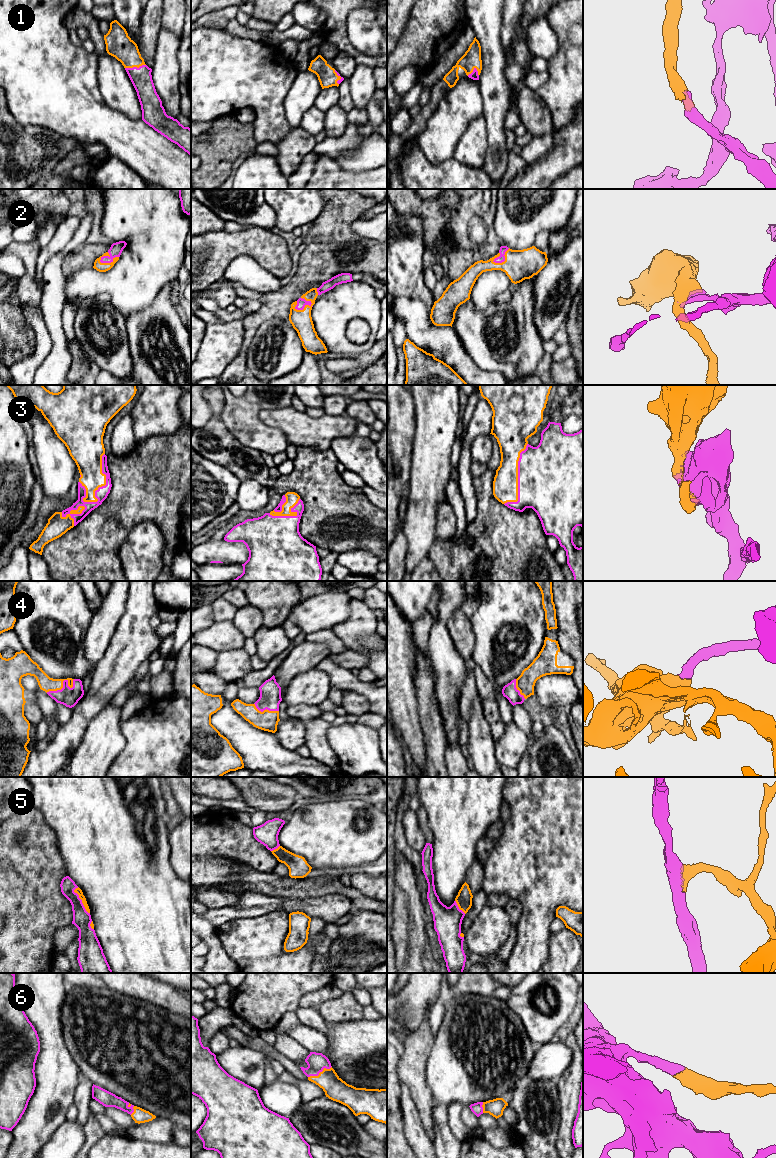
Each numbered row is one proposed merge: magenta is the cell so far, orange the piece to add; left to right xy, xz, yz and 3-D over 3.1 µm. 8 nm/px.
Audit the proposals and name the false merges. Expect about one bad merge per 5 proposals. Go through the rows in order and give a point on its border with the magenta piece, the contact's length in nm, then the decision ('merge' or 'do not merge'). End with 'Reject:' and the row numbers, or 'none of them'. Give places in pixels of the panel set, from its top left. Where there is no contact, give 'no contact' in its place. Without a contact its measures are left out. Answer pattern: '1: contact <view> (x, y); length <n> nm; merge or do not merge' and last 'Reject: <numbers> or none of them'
1: contact xy (135, 67); length 170 nm; merge
2: contact xz (303, 308); length 160 nm; merge
3: contact xy (105, 485); length 440 nm; merge
4: contact xy (63, 683); length 260 nm; merge
5: contact xy (81, 900); length 240 nm; merge
6: contact xz (319, 1072); length 220 nm; merge
Reject: none of them

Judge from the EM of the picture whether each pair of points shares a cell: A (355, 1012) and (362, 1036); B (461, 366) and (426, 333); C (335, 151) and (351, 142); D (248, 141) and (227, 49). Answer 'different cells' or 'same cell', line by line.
A: different cells
B: same cell
C: same cell
D: different cells

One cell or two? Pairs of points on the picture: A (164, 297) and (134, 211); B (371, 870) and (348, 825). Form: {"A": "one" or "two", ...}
{"A": "two", "B": "two"}

